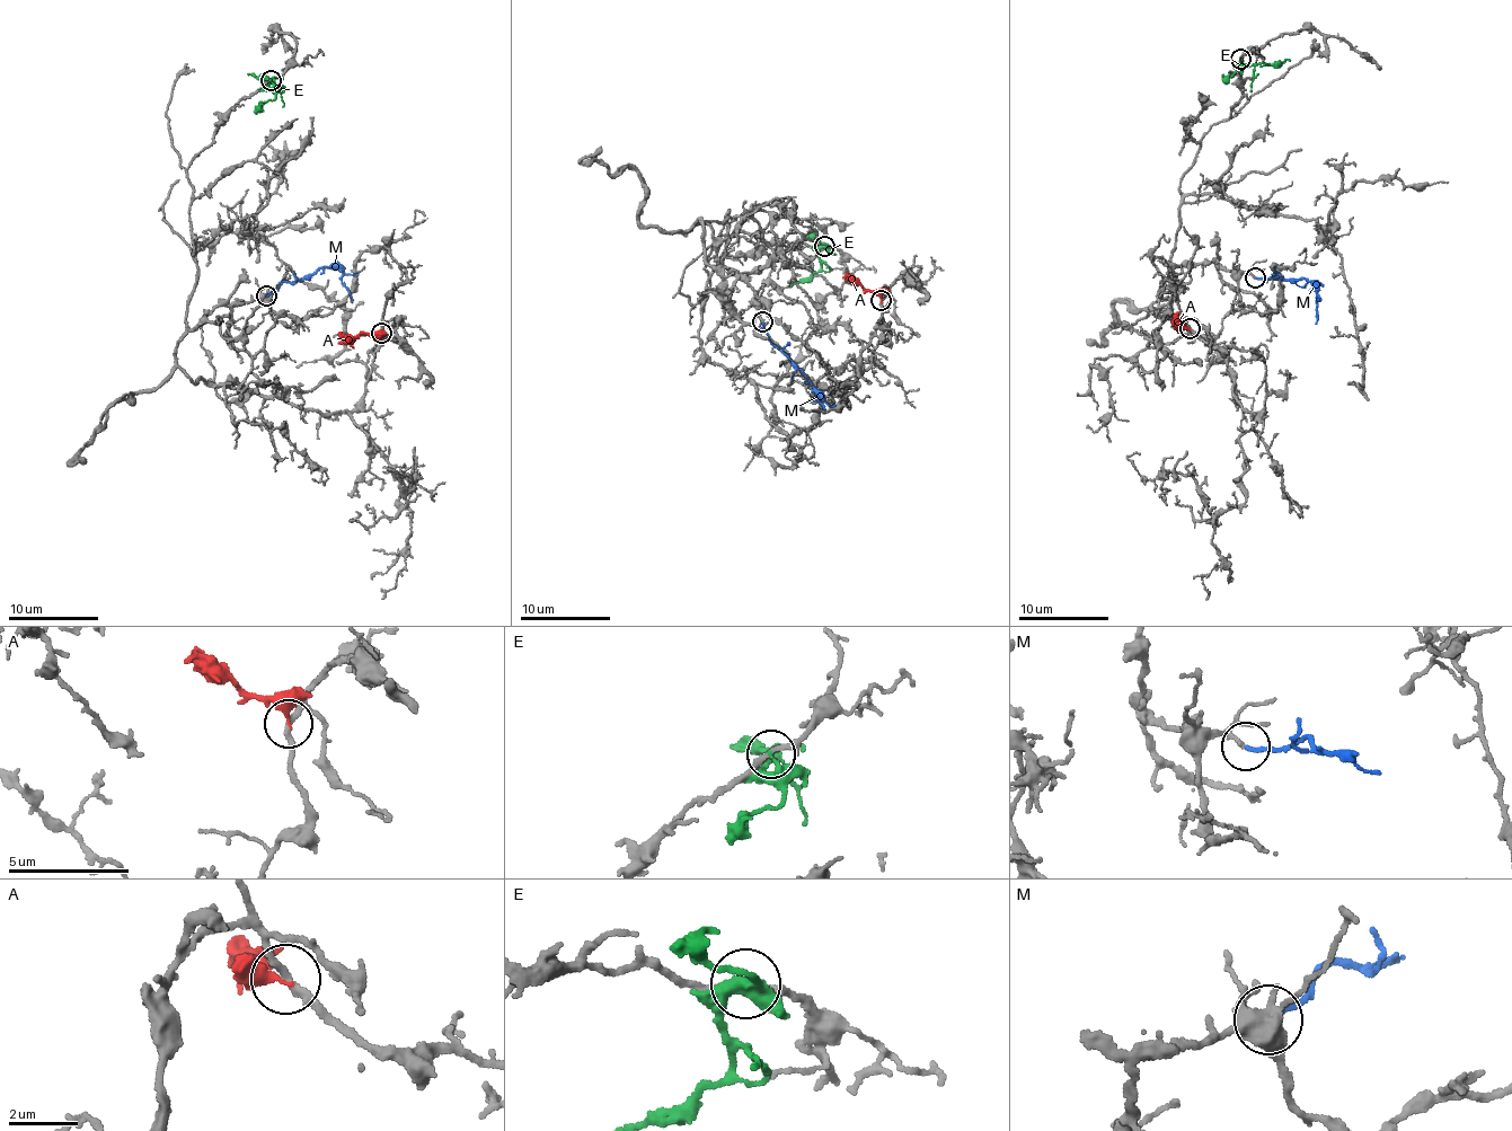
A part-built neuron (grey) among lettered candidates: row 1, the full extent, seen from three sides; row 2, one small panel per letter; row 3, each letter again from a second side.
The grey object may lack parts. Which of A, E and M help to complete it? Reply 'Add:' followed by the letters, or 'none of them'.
Add: M

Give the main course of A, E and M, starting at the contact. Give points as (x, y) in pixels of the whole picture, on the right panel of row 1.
A: (1190, 328), (1183, 326), (1185, 323), (1179, 318), (1175, 323)
E: (1239, 60), (1239, 64), (1245, 65), (1290, 59)
M: (1255, 277), (1279, 276), (1309, 281), (1317, 303), (1315, 324)

